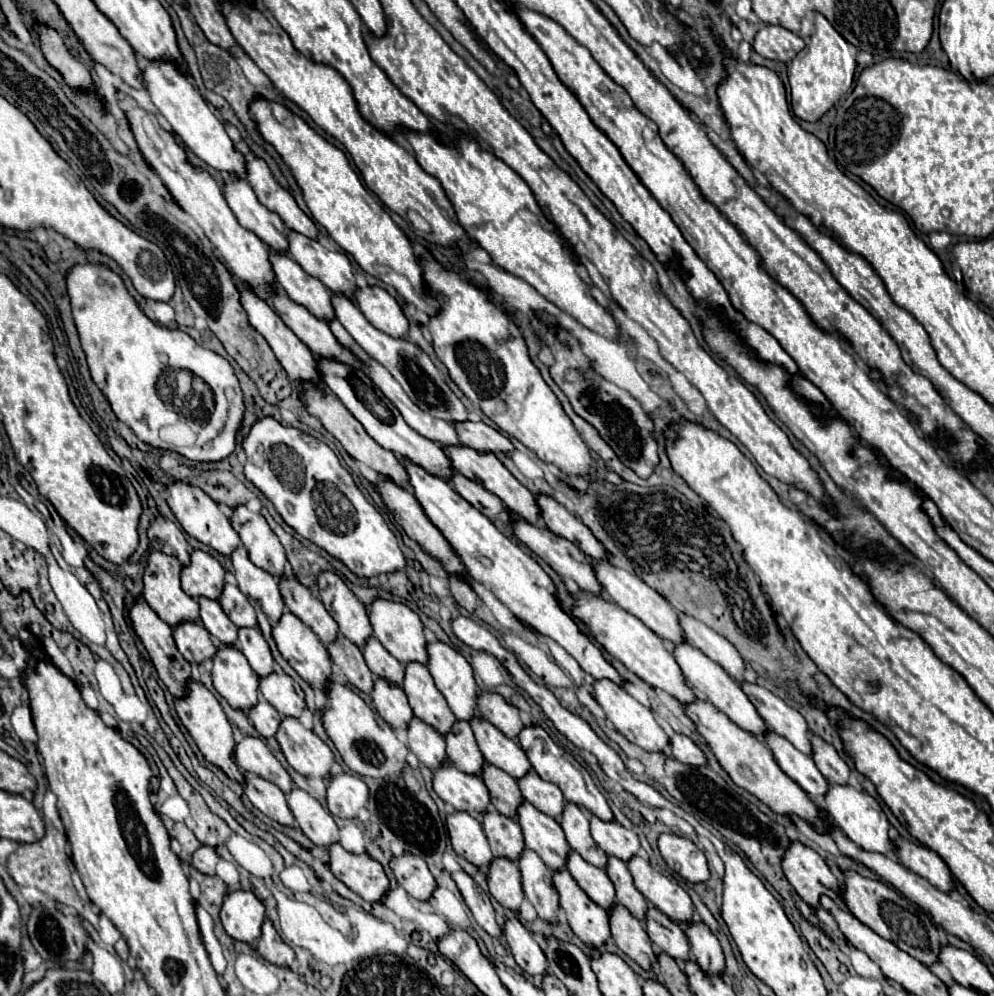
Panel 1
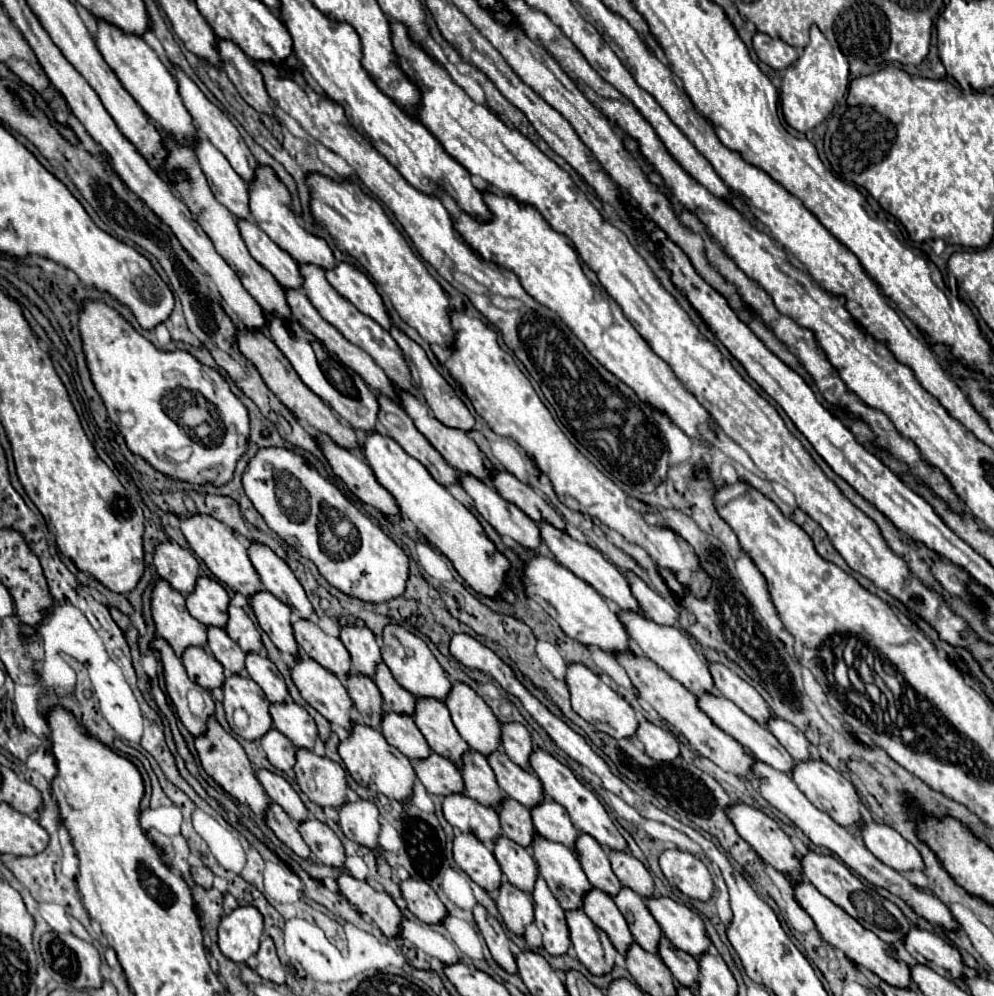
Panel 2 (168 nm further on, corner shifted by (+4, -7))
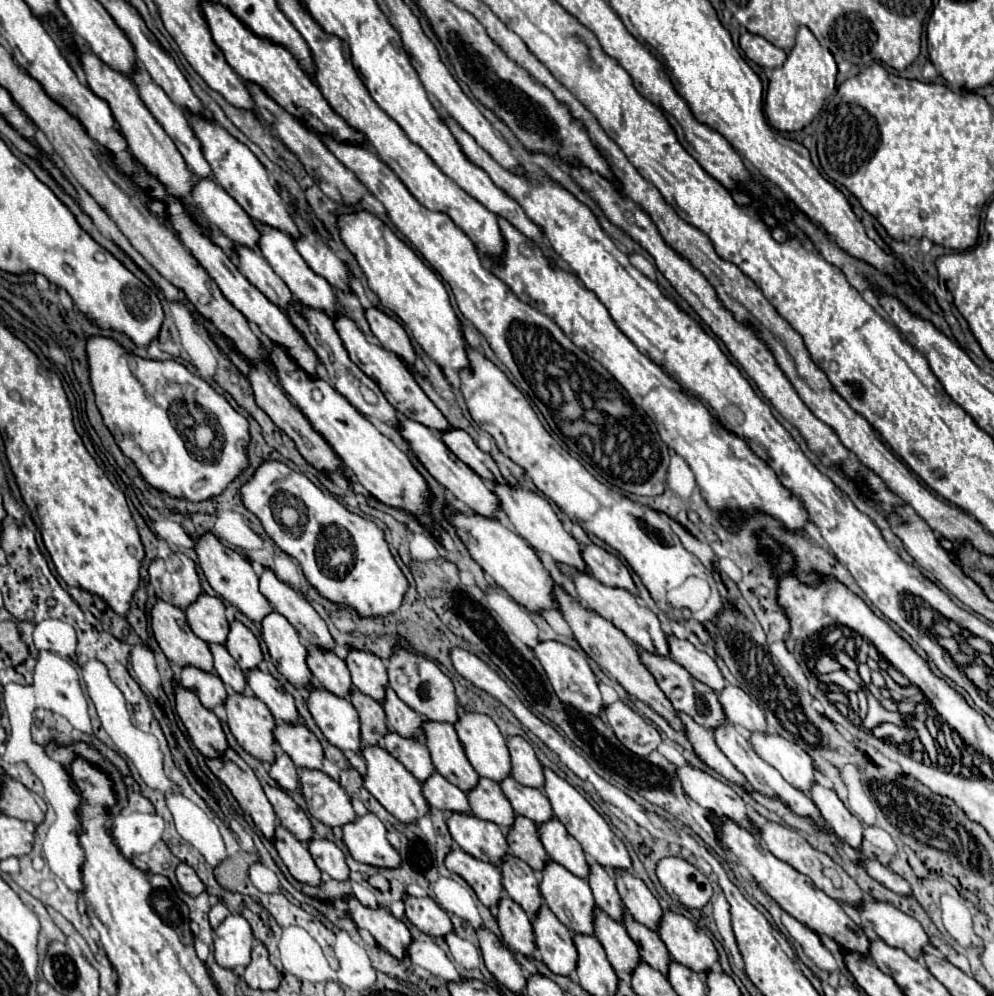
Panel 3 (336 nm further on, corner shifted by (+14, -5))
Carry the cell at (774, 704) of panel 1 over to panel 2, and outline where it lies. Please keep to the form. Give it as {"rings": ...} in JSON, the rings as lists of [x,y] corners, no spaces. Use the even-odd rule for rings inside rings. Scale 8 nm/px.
{"rings":[[[708,662],[708,670],[712,674],[714,688],[728,700],[732,700],[736,706],[740,706],[758,724],[764,726],[764,718],[768,718],[768,714],[774,714],[770,706],[764,702],[764,698],[728,666],[720,662]]]}

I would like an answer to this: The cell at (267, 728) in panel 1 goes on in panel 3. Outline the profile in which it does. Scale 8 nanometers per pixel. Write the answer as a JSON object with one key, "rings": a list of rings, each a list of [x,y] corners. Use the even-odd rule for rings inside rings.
{"rings":[[[278,752],[272,768],[270,768],[270,776],[284,788],[284,790],[296,790],[298,788],[298,770],[294,766],[294,762],[290,760],[290,756],[286,756],[286,752]]]}

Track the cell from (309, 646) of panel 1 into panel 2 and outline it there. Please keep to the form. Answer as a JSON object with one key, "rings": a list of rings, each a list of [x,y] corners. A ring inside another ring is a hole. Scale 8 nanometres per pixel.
{"rings":[[[296,658],[292,668],[292,680],[298,686],[302,698],[318,710],[328,722],[352,730],[352,698],[348,696],[346,686],[332,672],[324,670],[312,658]]]}

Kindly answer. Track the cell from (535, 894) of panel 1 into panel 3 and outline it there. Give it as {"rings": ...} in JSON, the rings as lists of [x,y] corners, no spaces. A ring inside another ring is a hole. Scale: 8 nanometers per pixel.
{"rings":[[[546,904],[538,908],[534,920],[534,936],[536,936],[536,948],[540,950],[542,962],[554,972],[568,976],[576,968],[576,946],[572,942],[572,932],[566,932],[562,924],[558,924],[558,918]]]}

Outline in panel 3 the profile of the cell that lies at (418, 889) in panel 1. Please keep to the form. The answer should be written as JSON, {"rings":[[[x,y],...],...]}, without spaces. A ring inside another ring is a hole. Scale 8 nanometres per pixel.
{"rings":[[[406,896],[404,898],[406,906],[406,918],[424,934],[428,936],[444,936],[452,930],[452,922],[448,914],[430,898],[416,898],[416,896]]]}

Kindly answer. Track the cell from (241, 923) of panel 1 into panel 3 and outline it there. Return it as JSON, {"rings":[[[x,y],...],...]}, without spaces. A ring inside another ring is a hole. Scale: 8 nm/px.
{"rings":[[[228,914],[214,932],[214,956],[222,968],[246,966],[250,962],[254,934],[248,920],[240,914]]]}

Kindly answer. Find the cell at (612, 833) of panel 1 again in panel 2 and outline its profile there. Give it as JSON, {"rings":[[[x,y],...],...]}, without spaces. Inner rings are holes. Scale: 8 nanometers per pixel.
{"rings":[[[608,852],[608,858],[612,862],[614,874],[620,878],[622,886],[634,890],[642,898],[652,898],[654,896],[654,882],[650,872],[644,868],[640,860],[636,860],[632,854],[612,854]]]}

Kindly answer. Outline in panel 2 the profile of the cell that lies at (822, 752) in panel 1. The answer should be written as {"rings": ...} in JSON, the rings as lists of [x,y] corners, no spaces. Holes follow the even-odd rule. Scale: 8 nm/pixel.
{"rings":[[[768,718],[766,722],[766,728],[776,736],[776,740],[788,750],[788,754],[794,758],[794,760],[800,760],[800,758],[812,758],[808,754],[808,740],[804,738],[804,734],[800,734],[800,730],[796,730],[796,726],[792,726],[790,722],[782,720],[782,718]]]}

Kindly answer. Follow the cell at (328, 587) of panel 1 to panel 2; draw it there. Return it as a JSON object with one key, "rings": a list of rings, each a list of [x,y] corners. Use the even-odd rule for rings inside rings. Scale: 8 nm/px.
{"rings":[[[344,626],[340,630],[340,640],[352,656],[352,672],[374,678],[376,666],[382,662],[376,636],[368,628]]]}

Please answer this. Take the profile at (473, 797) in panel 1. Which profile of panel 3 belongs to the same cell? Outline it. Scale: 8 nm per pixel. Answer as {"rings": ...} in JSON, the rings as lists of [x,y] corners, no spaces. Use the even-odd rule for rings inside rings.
{"rings":[[[450,812],[446,824],[458,846],[474,858],[500,864],[502,856],[508,852],[506,838],[494,822],[482,820],[474,814],[462,816],[462,812]]]}

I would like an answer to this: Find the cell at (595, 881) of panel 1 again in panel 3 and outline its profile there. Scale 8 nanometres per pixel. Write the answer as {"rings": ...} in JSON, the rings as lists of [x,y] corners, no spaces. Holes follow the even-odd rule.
{"rings":[[[600,908],[594,910],[594,936],[602,942],[608,962],[616,972],[632,972],[640,962],[638,946],[628,936],[626,928],[618,920],[610,920]]]}

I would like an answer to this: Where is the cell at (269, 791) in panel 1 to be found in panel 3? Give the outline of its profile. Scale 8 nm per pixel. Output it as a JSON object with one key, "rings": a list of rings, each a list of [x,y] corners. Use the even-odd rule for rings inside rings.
{"rings":[[[276,826],[276,834],[274,834],[274,846],[280,854],[280,858],[284,860],[284,864],[288,866],[290,874],[304,884],[320,884],[322,882],[322,874],[316,868],[306,844],[302,844],[290,830],[286,830],[284,826]]]}

